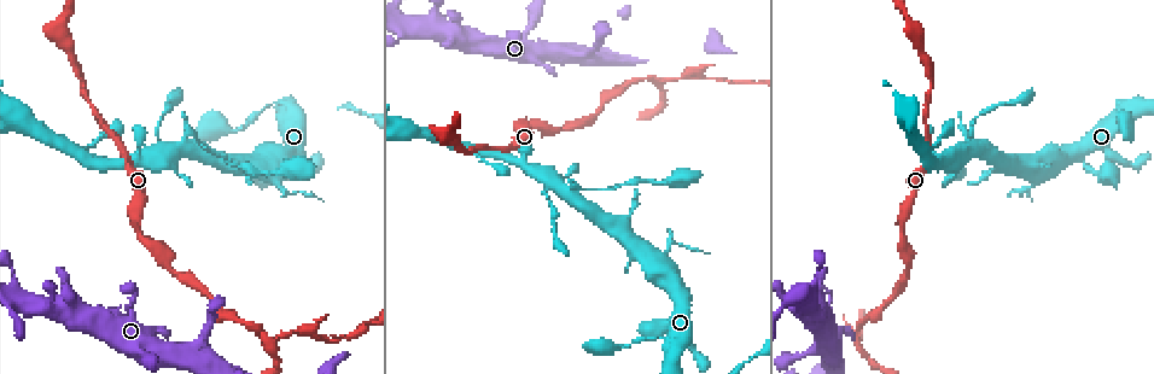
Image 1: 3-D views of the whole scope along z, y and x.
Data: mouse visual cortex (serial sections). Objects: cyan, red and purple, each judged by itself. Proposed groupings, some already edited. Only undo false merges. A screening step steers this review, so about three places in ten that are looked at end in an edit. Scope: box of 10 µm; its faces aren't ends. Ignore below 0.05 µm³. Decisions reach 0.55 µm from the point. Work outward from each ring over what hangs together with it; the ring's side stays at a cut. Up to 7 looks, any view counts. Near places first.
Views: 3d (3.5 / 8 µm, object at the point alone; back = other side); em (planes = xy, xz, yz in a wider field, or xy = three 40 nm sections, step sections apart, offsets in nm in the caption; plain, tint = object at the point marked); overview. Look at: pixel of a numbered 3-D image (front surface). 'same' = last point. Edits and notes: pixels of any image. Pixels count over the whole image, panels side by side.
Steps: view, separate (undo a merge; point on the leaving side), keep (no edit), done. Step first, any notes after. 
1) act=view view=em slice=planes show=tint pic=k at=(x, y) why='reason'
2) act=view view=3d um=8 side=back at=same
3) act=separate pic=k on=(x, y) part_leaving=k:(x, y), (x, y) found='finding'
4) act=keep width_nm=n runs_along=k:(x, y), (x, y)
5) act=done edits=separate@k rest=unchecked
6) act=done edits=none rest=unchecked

act=view view=3d um=3.5 pic=1 at=(566, 197) why='looks like a crossing'

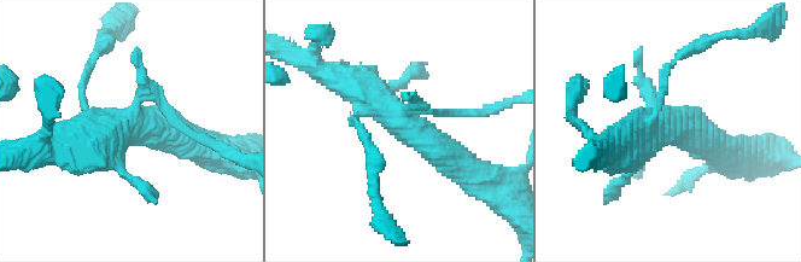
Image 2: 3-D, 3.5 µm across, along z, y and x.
act=view view=em slice=xy step=2 show=tint pic=2 at=(403, 121) why='now the EM'

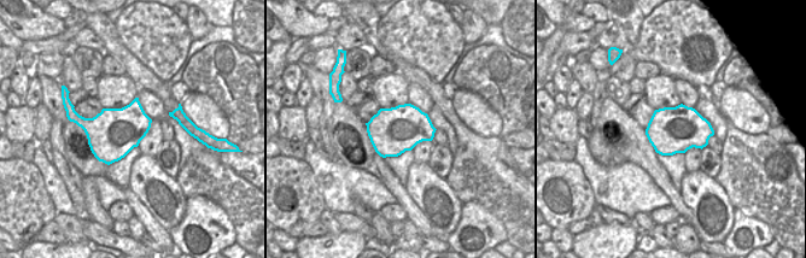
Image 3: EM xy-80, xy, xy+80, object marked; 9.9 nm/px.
act=keep width_nm=460 runs_along=2:(463, 168), (363, 87), (338, 79) found='all the same cell'

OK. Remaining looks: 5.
act=view view=3d um=3.5 pic=1 at=(409, 21) why='arms part here'

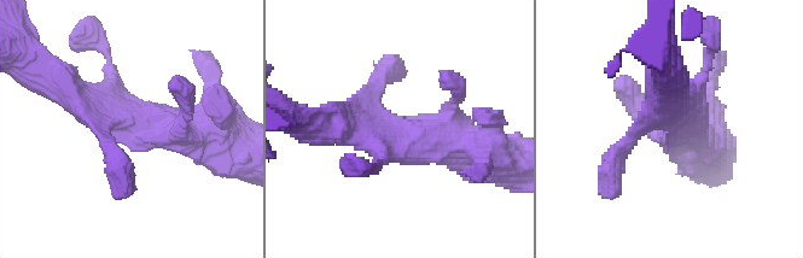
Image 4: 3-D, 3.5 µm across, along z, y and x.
act=view view=em slice=xy step=5 show=tint pic=4 at=(125, 121) arms=4 arm_widths_nm=150,200,300,500 why='now the EM'

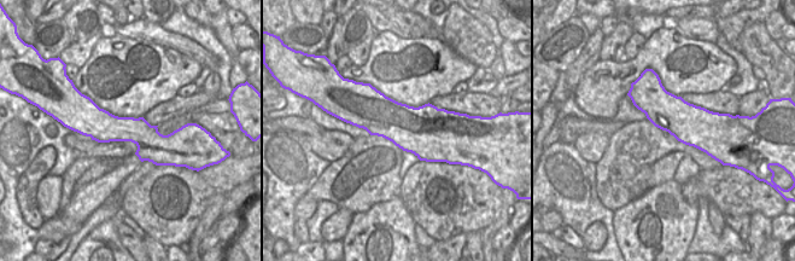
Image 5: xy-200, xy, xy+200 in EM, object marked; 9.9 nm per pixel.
act=keep runs_along=4:(473, 148), (373, 117), (385, 77) found='all the same cell'

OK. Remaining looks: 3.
act=view view=3d um=8 pic=1 at=(267, 341) why='a fork'

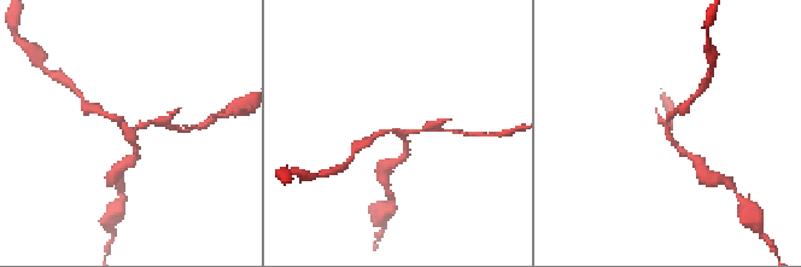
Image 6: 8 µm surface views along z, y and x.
act=view view=em slice=xy step=2 show=tint at=same arms=3 arm_widths_nm=150,200,200 why='now the EM'

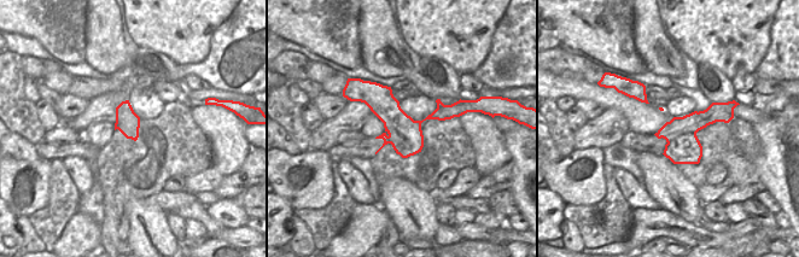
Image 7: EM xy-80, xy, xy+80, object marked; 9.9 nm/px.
act=separate pic=6 on=(428, 127) width_nm=340 part_leaving=6:(127, 129), (146, 123), (177, 128) found='two cells meet here'

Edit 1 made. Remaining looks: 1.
act=done edits=separate@6 rest=unchecked

